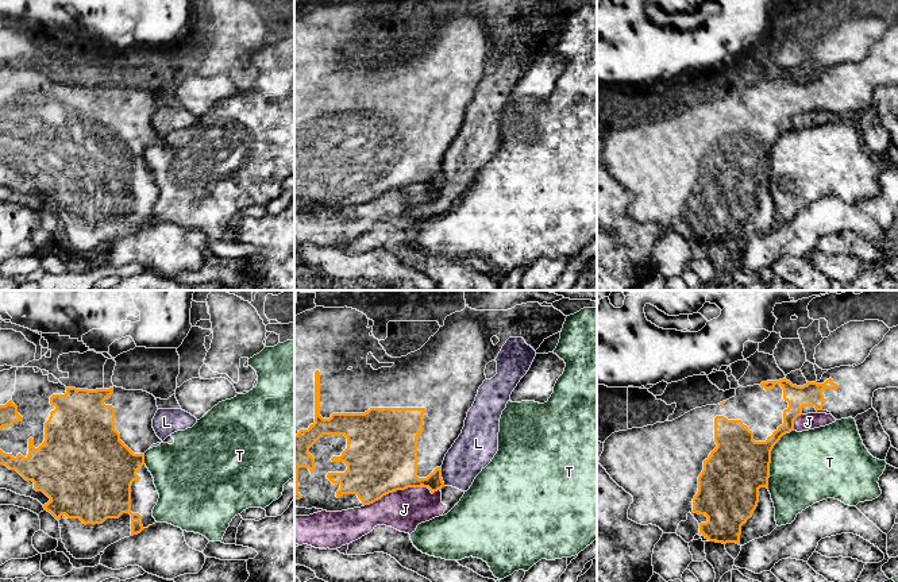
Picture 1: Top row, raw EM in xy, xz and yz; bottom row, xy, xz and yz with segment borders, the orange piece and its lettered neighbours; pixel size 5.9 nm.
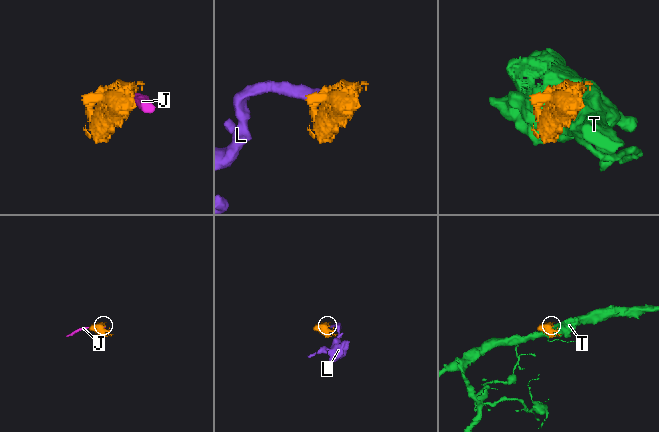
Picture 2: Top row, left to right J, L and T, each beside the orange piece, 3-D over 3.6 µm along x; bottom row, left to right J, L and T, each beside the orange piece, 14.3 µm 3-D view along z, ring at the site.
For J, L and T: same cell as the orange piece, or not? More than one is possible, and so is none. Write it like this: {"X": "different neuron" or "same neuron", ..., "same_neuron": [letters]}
{"J": "different neuron", "L": "different neuron", "T": "different neuron", "same_neuron": []}

